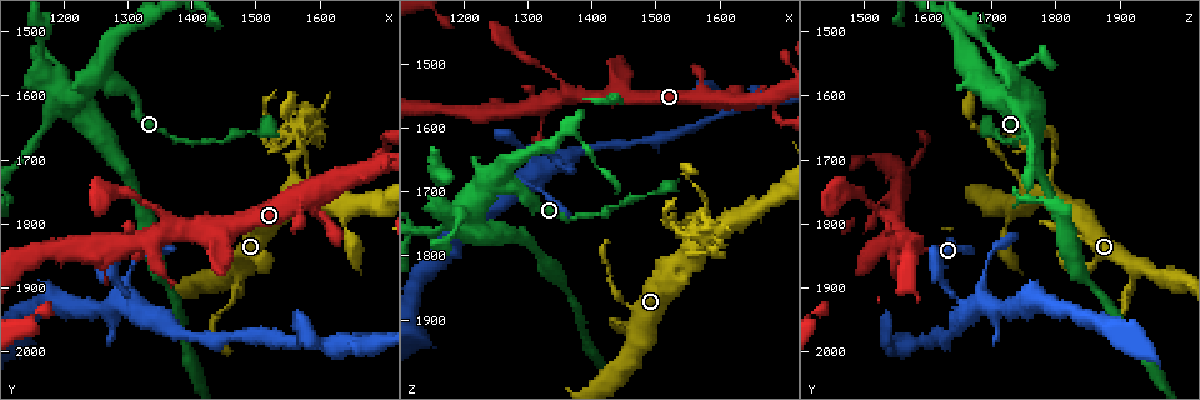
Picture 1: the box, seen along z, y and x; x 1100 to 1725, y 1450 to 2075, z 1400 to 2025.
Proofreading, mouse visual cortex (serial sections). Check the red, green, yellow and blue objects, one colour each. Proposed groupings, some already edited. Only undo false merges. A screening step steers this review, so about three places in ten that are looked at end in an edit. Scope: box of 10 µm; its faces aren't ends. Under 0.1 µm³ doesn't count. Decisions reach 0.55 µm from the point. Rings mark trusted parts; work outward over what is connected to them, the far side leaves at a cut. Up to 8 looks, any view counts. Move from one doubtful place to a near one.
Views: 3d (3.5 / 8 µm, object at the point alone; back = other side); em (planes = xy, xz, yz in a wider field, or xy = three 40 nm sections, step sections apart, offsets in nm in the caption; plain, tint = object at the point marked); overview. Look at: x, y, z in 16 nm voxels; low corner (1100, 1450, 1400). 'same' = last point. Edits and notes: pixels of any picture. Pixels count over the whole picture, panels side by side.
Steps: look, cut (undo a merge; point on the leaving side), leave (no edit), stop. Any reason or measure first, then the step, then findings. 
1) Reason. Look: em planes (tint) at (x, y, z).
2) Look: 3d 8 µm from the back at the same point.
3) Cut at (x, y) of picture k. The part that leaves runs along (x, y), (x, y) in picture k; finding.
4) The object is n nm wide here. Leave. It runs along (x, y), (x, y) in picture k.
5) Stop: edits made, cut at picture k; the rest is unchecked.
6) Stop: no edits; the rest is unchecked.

Sharp bend. Look: 3d 3.5 µm from the back at (1280, 1875, 1620).

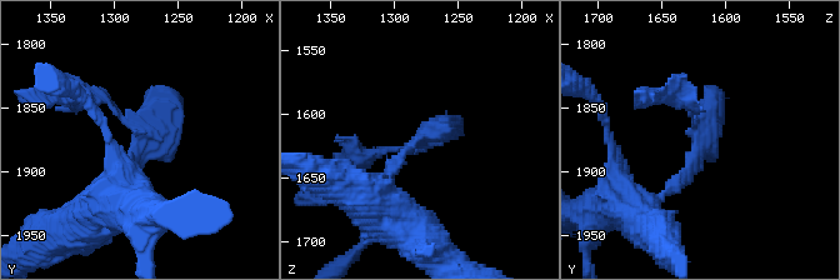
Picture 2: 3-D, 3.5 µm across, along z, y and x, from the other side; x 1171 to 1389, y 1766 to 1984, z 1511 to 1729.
Look: em xy step 5 (tint) at (1280, 1878, 1620).

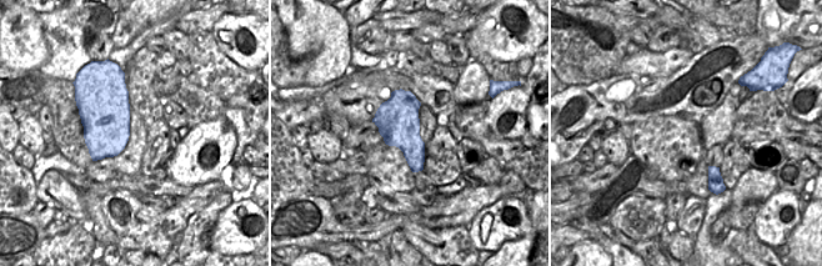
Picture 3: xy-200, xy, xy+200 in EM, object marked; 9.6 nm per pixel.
The object is 420 nm wide here. Leave. It runs along (679, 96), (701, 150), (656, 200) in picture 2; one cell here.

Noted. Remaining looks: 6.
Calibre changes. Look: 3d 8 µm at (1195, 1615, 1750).

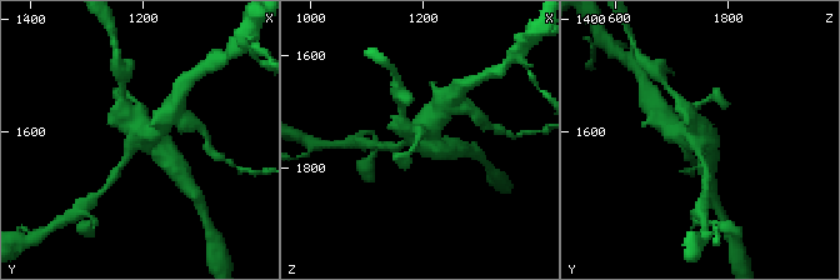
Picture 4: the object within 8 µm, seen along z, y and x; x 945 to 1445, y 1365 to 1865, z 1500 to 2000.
Look: em xy step 2 (tint) at the same point.

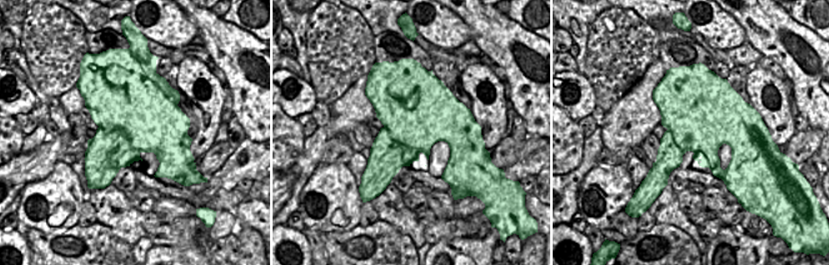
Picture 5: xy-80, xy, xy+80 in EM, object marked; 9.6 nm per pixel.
The object is 700 nm wide here. Cut at (690, 113) of picture 4. The part that leaves runs along (426, 135), (433, 149), (454, 148) in picture 4; two cells meet here.

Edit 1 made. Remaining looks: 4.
Redraw. Look: overview.

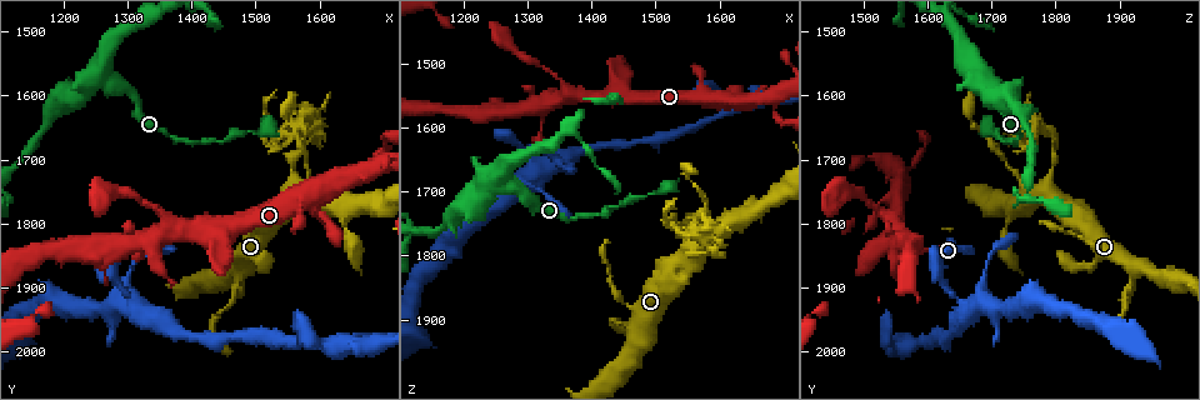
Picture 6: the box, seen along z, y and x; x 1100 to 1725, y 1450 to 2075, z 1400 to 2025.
Abrupt turn. Look: 3d 3.5 µm at (1620, 1985, 1565).

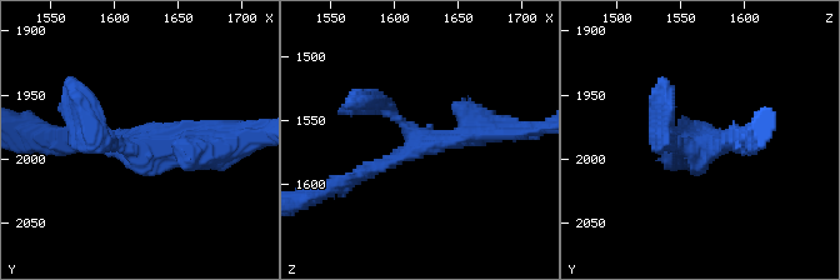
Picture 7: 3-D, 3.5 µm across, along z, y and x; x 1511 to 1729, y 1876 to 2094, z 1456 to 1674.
Need the tissue. Look: em planes (tint) at (1620, 1988, 1566).

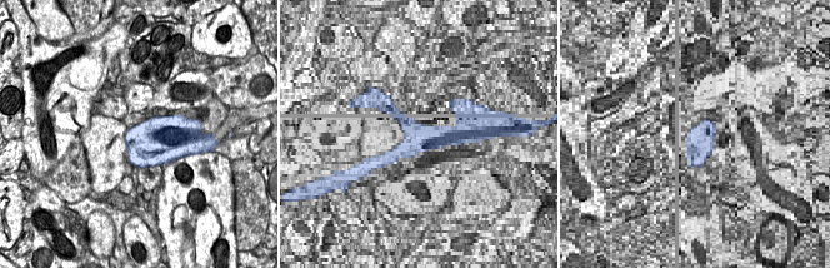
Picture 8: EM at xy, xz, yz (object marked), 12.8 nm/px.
Look: em xy step 5 (tint) at the same point.

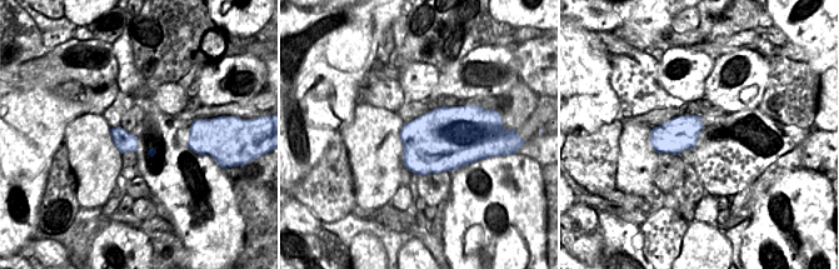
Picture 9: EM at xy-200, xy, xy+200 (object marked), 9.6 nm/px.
Leave. It runs along (348, 183), (420, 141), (505, 129) in picture 7; all the same cell.

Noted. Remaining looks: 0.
Stop: edits made, cut at picture 4; the rest is unchecked.

